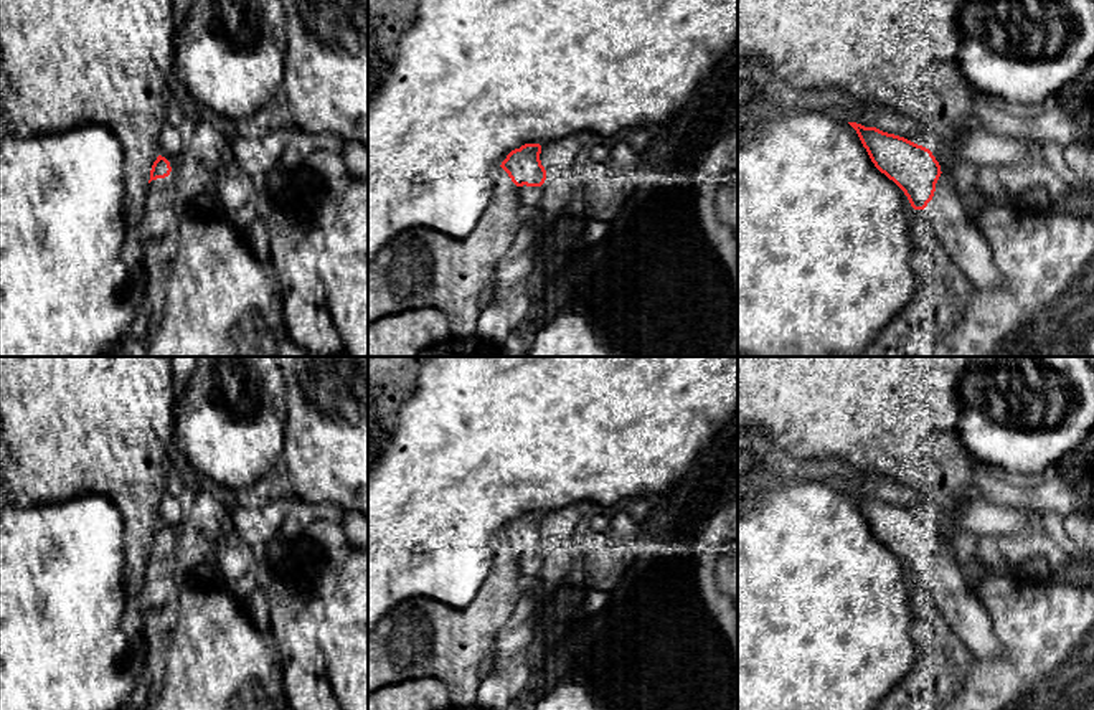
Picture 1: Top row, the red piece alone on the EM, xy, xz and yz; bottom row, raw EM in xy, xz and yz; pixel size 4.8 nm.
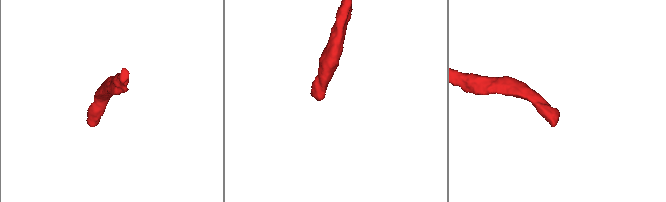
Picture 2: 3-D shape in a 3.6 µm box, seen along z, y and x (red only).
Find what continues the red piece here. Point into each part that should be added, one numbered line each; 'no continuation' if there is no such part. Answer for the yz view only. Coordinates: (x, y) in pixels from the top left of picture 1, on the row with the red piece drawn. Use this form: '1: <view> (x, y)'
1: yz (946, 217)

